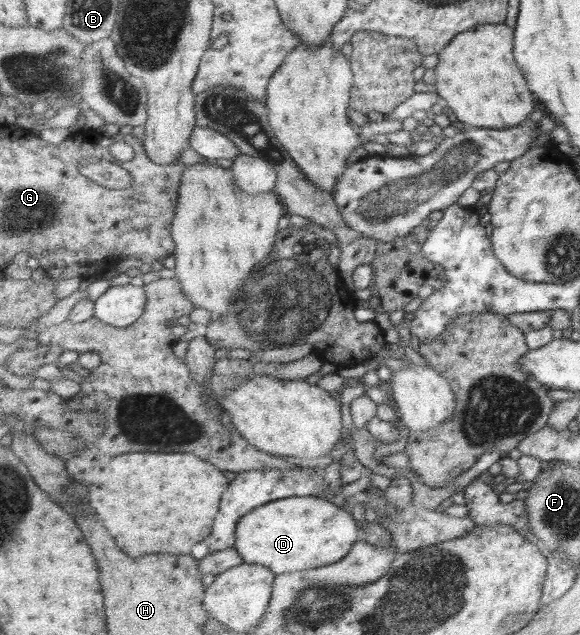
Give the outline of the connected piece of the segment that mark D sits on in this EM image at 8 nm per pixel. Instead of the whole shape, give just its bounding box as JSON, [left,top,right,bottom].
[235,496,361,575]

